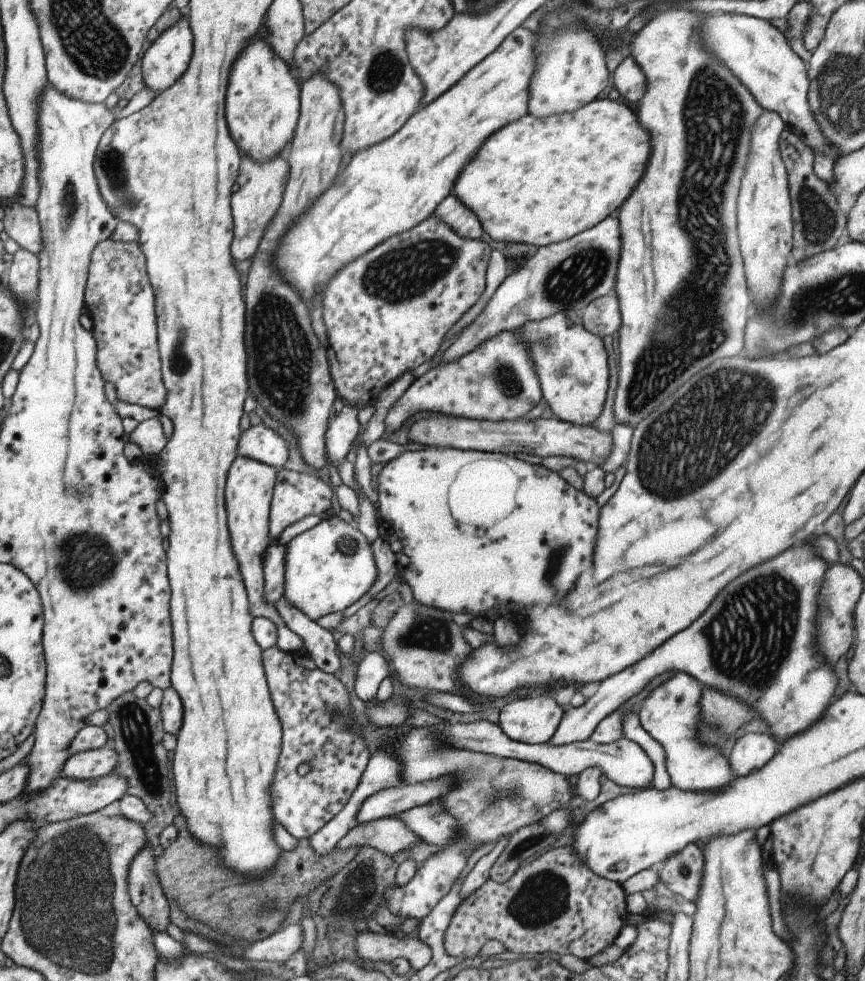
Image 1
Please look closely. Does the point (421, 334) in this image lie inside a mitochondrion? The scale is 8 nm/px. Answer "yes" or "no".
no

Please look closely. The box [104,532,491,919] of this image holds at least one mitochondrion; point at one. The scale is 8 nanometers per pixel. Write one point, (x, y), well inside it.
(134, 728)

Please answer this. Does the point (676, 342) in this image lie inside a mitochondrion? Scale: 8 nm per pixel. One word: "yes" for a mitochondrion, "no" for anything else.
yes

